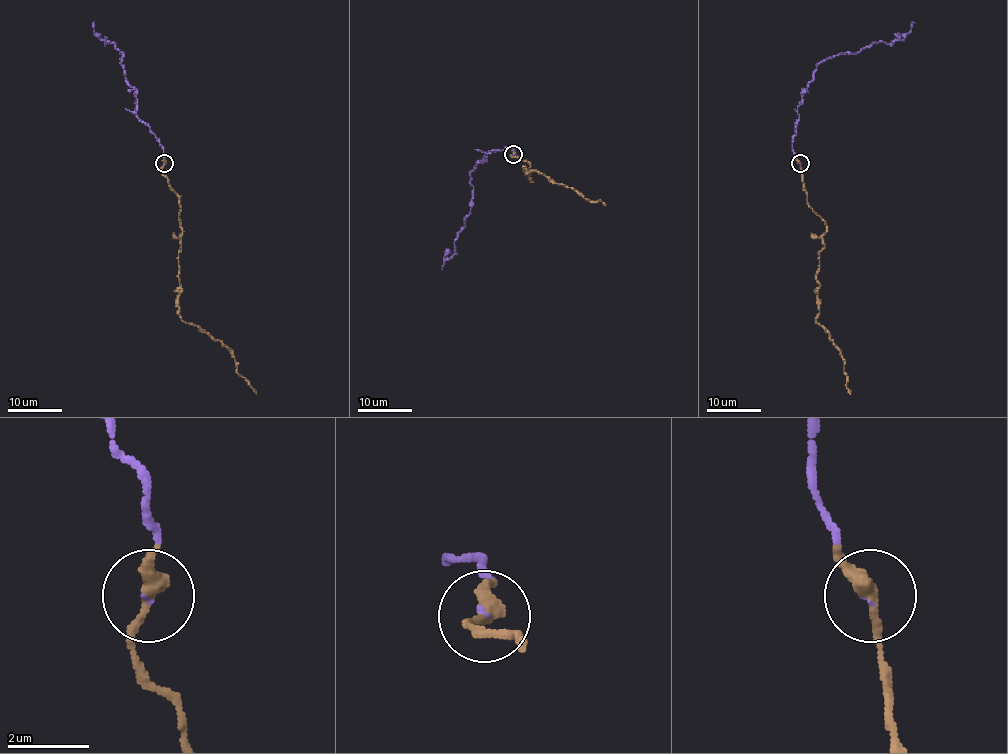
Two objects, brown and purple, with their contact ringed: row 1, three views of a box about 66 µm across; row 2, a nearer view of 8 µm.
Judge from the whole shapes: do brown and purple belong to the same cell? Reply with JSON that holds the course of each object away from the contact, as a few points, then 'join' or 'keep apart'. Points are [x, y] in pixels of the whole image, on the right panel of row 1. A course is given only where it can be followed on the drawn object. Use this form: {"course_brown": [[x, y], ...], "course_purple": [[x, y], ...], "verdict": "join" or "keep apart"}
{"course_brown": [[800, 163], [807, 204], [826, 226], [816, 274], [816, 323], [841, 352], [851, 394]], "course_purple": [[800, 164], [792, 140], [797, 106], [816, 66], [833, 55], [901, 40], [915, 23]], "verdict": "join"}

